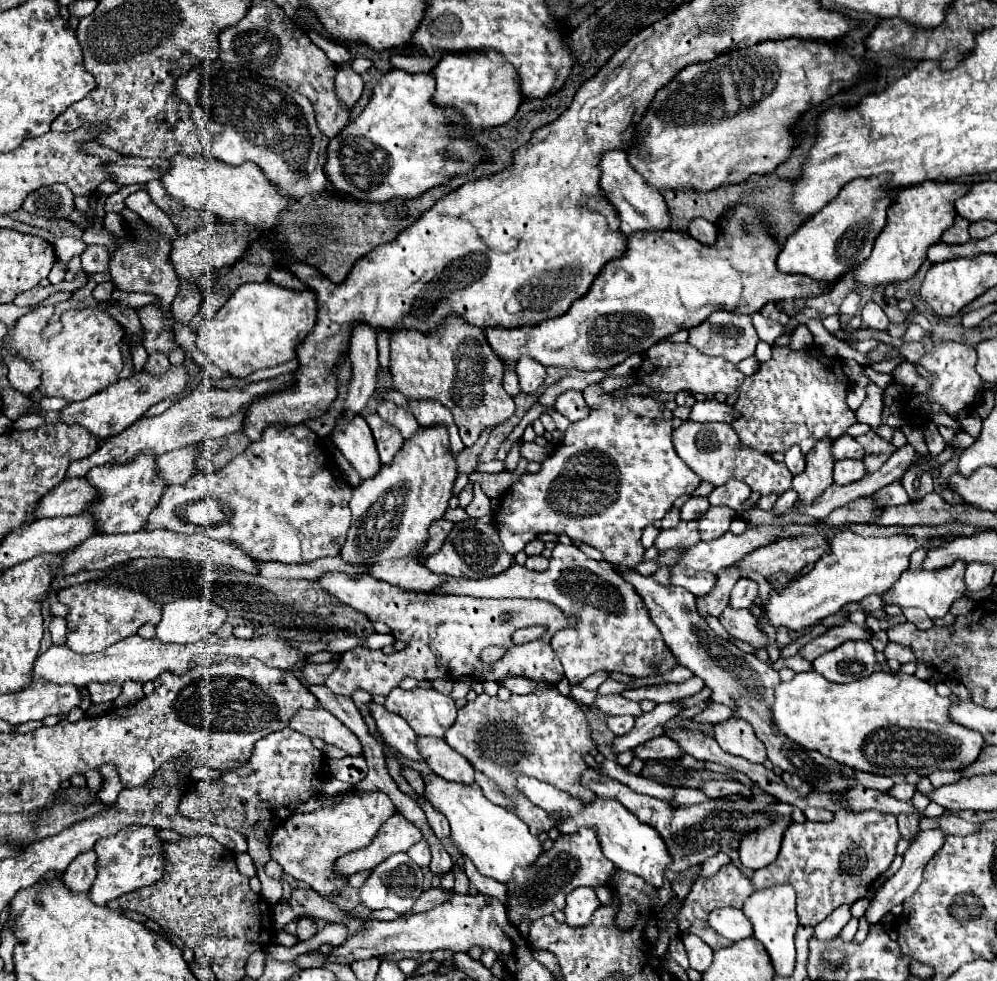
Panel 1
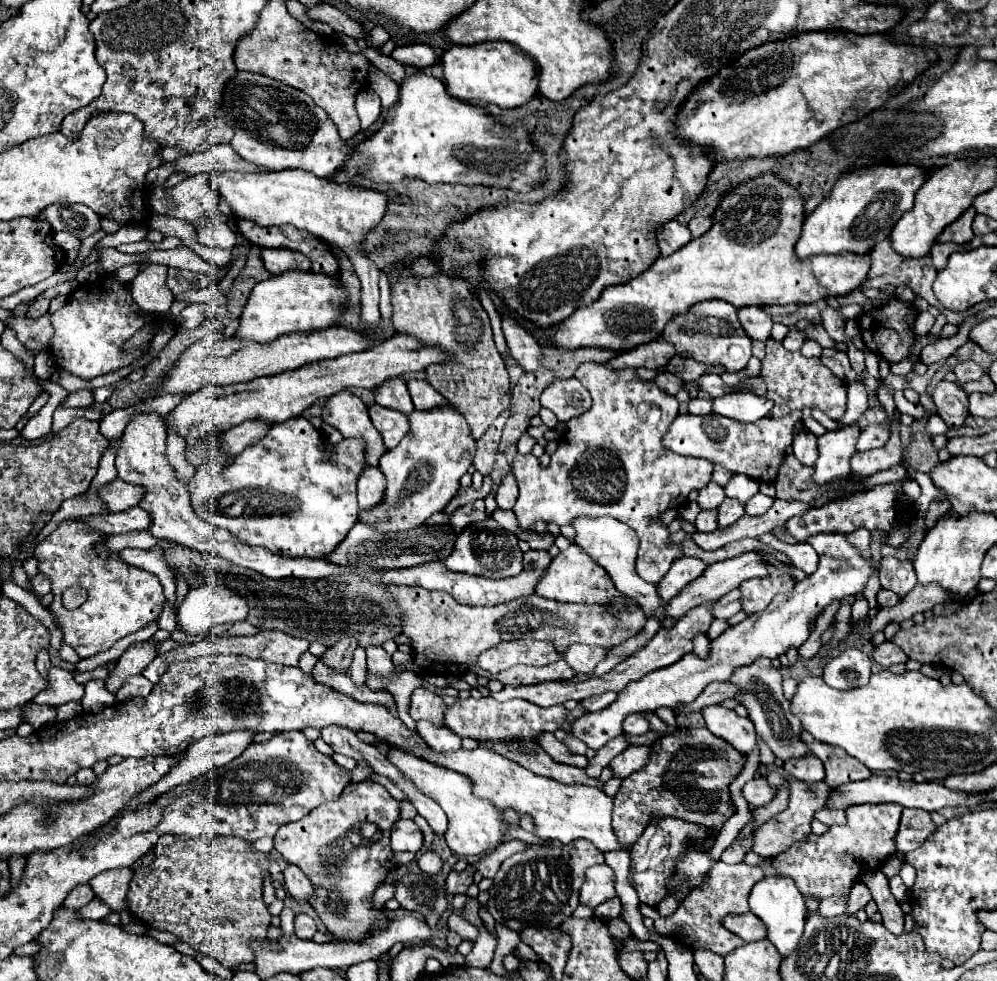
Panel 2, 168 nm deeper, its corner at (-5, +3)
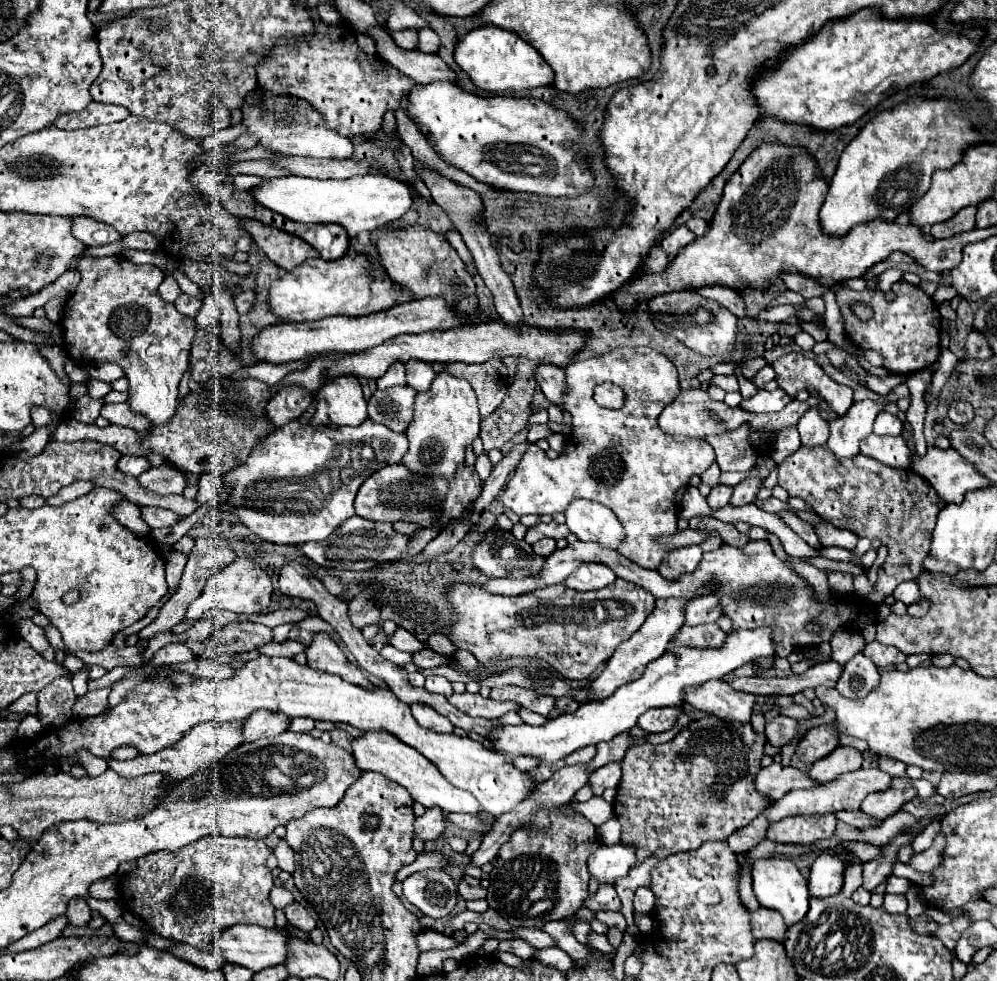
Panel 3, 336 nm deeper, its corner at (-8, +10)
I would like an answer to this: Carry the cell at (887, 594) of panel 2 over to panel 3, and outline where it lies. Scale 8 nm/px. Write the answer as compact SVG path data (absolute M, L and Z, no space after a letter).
M905 581L905 583L897 585L897 589L893 591L893 599L903 601L905 605L911 605L911 603L919 603L923 597L921 597L919 585L915 581Z

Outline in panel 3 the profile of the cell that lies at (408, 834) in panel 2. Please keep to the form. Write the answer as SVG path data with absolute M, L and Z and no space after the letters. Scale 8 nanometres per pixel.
M431 807L425 811L425 815L417 817L413 823L413 835L419 837L421 841L431 841L437 839L445 831L445 821L443 821L443 811L439 807Z

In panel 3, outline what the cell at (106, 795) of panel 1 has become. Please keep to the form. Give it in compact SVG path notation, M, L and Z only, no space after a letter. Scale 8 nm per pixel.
M124 745L123 747L119 747L119 749L115 749L111 754L111 757L117 760L129 760L137 757L139 752L132 746Z

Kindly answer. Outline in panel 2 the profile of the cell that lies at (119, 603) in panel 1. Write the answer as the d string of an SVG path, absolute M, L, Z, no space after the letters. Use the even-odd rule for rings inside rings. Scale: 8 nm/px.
M68 518L36 546L40 572L52 582L54 600L50 610L58 620L64 642L72 646L80 658L104 652L116 640L154 622L164 604L162 584L154 574L126 564L120 554L106 558L98 556L94 544L102 540L106 540L106 534L90 532L90 528L82 524L82 518ZM70 586L82 586L88 590L88 600L78 610L66 610L62 606L62 592Z

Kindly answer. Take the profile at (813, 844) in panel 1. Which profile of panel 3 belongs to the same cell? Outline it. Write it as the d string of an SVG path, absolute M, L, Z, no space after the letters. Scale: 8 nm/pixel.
M895 777L887 791L871 793L863 799L861 811L865 811L875 821L883 821L895 815L907 801L915 797L915 789L909 785L909 777Z

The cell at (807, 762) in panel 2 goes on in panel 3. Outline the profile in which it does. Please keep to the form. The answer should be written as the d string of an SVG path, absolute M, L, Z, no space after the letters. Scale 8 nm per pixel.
M821 725L821 727L815 727L811 729L799 743L797 743L797 749L795 749L795 755L813 765L815 761L827 757L837 745L839 745L839 739L837 739L837 729L833 727L827 727L827 725Z

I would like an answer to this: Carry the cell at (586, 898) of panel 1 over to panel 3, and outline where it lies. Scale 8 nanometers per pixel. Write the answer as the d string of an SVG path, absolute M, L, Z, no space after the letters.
M617 843L613 847L599 847L597 851L593 851L587 861L587 867L589 875L599 885L615 885L615 881L625 877L625 873L629 873L635 863L637 859L633 857L633 849L625 849L625 845Z

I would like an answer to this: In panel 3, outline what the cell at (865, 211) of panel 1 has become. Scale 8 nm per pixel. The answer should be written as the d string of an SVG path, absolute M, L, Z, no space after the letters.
M913 99L889 111L881 111L861 129L861 133L841 153L837 173L833 175L829 183L829 193L819 211L821 231L831 237L843 237L855 225L861 225L861 223L895 221L897 215L907 211L921 195L925 195L925 191L929 189L933 171L949 169L955 163L959 163L963 151L977 141L981 141L979 135L971 129L971 123L967 115L963 113L963 109L953 101Z

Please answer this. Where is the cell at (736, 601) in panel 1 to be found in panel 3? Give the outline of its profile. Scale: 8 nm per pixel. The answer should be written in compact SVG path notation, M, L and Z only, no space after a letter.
M701 595L689 601L689 609L685 609L685 623L687 625L699 625L699 623L715 623L723 615L721 599L711 595Z

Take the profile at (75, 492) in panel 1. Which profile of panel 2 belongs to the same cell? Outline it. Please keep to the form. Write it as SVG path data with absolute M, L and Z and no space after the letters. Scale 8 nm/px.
M116 478L108 486L100 488L98 496L108 504L112 512L122 512L126 508L138 506L138 500L142 500L142 488L134 488L132 484L126 484Z

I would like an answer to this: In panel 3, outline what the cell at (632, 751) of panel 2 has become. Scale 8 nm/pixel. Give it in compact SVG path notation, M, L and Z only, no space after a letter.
M611 761L593 773L589 785L593 787L595 795L601 795L607 787L617 787L619 781L621 781L621 761Z

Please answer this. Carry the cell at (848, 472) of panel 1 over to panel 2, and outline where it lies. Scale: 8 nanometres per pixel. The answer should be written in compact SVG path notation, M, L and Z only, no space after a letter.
M893 418L890 427L890 440L886 446L870 452L856 452L850 460L854 476L872 476L876 472L888 470L902 460L902 442L900 442L901 423Z

